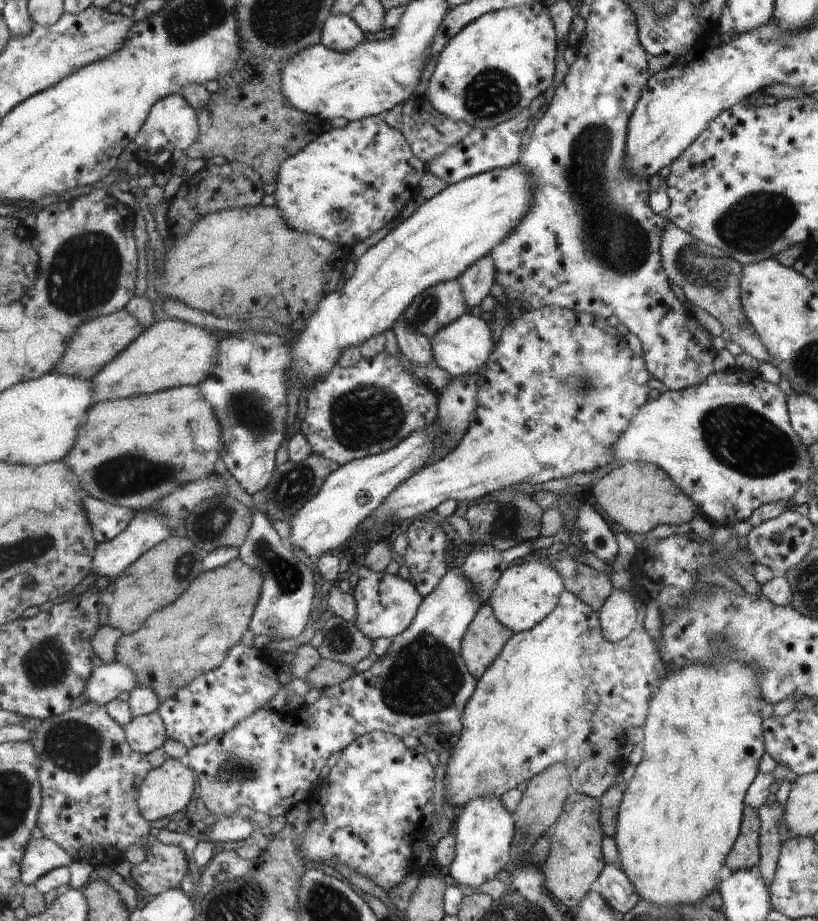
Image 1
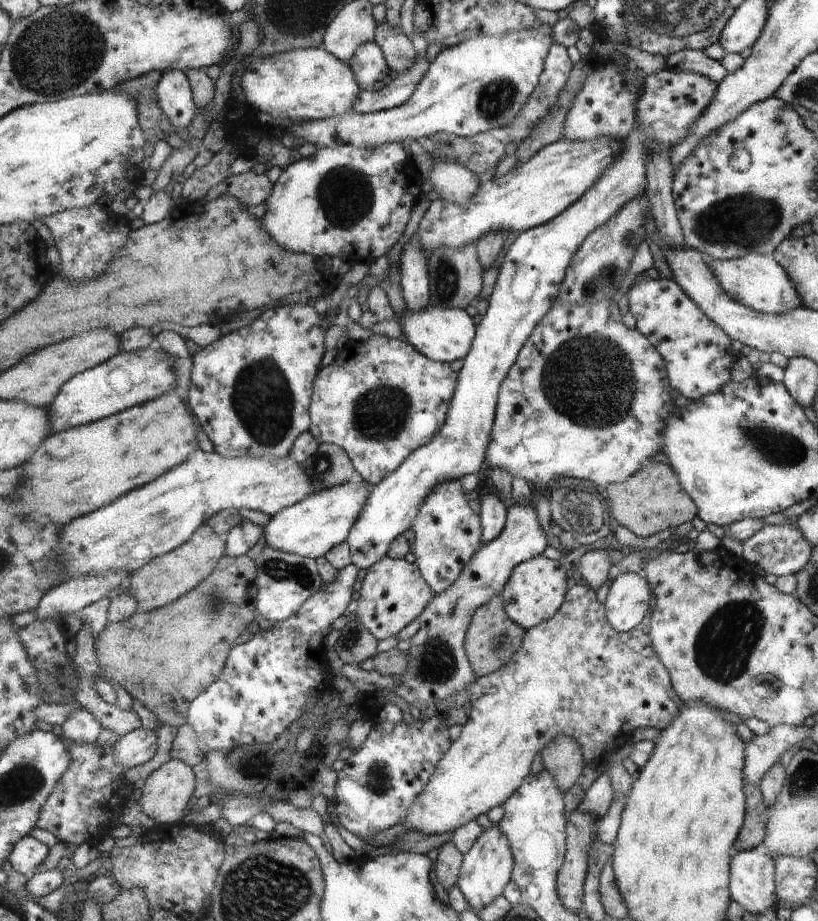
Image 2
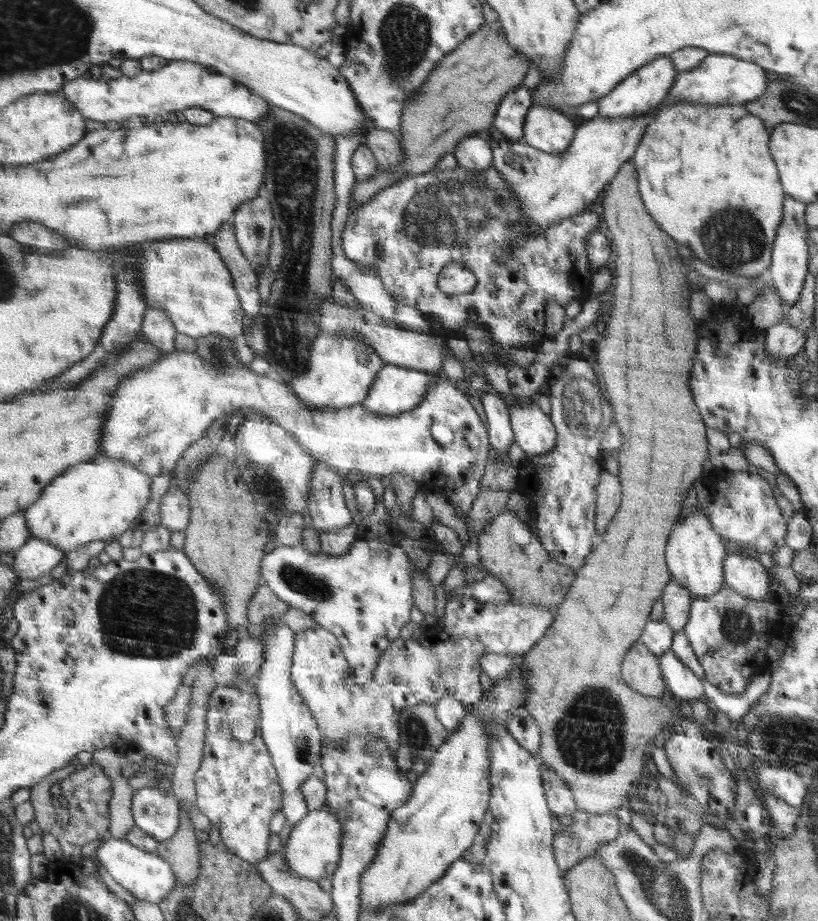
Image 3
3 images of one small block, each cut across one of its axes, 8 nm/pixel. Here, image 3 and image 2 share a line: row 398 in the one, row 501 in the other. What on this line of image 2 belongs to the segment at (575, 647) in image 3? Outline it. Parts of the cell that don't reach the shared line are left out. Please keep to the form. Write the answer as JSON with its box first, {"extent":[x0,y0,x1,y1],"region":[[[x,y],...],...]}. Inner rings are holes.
{"extent":[608,460,700,536],"region":[[[651,460],[624,483],[609,486],[608,503],[613,512],[614,524],[626,525],[637,536],[656,536],[656,532],[674,529],[700,518],[699,505],[683,489],[678,474],[667,462]]]}

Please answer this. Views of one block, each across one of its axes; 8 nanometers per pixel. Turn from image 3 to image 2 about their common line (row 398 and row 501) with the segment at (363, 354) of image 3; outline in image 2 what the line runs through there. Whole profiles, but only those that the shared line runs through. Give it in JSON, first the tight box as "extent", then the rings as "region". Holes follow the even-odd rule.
{"extent":[263,479,370,560],"region":[[[362,479],[318,490],[303,498],[299,503],[270,516],[269,523],[263,530],[266,544],[276,550],[294,553],[301,557],[310,557],[314,560],[323,557],[331,548],[346,542],[369,494],[370,490]]]}

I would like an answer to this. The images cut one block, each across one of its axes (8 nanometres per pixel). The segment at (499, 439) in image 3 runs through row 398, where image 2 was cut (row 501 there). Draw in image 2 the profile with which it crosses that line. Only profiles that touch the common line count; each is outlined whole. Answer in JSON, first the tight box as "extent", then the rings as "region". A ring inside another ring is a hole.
{"extent":[478,494,508,543],"region":[[[489,494],[478,500],[483,541],[489,543],[504,530],[508,505],[496,494]]]}

